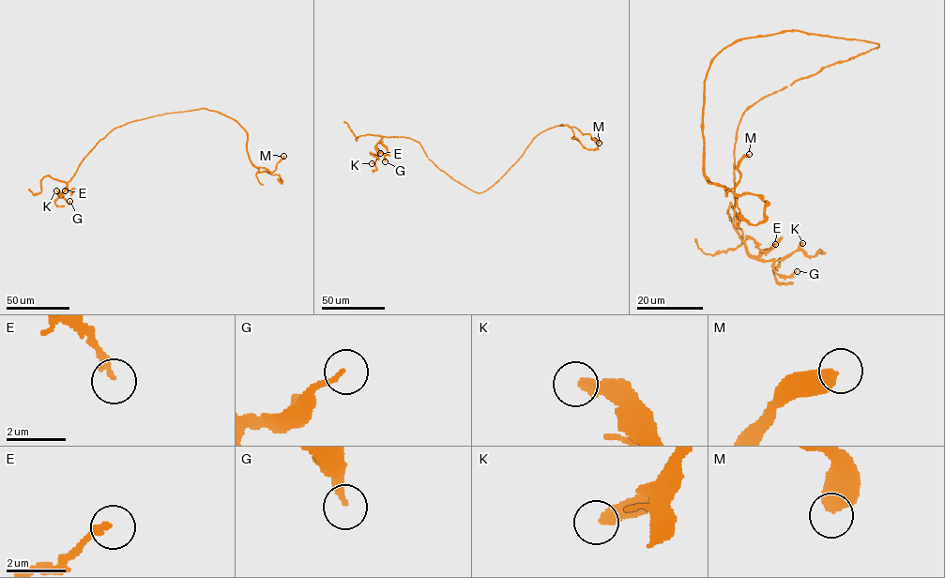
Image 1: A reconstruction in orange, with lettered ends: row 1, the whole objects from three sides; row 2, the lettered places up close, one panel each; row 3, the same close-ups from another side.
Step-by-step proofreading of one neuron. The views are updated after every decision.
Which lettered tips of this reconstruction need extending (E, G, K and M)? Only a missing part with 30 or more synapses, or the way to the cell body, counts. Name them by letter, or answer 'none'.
none

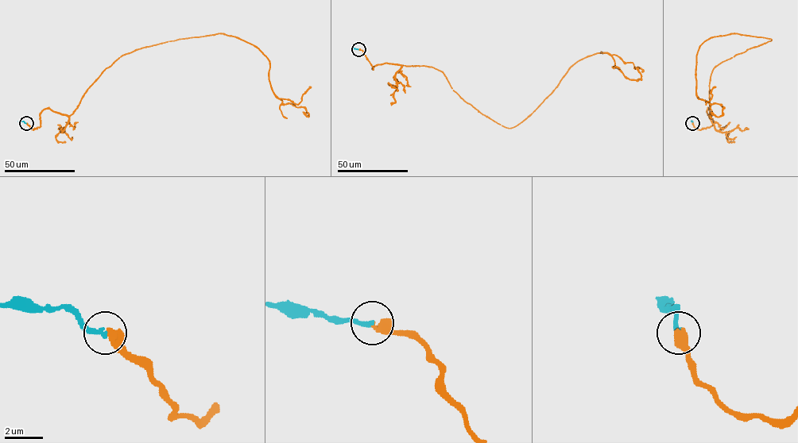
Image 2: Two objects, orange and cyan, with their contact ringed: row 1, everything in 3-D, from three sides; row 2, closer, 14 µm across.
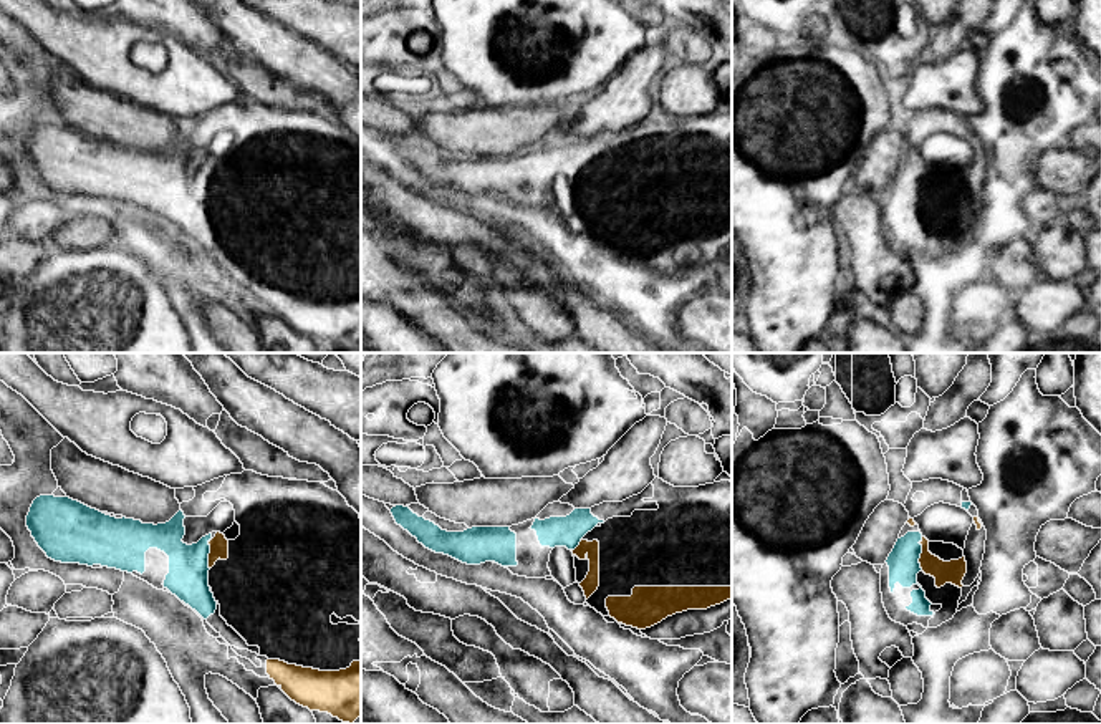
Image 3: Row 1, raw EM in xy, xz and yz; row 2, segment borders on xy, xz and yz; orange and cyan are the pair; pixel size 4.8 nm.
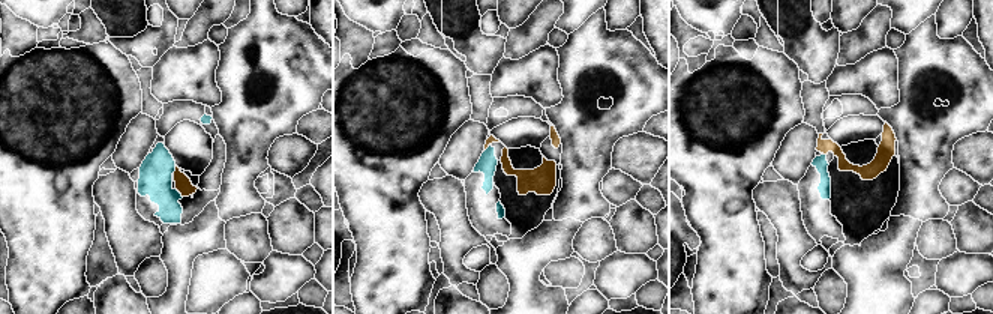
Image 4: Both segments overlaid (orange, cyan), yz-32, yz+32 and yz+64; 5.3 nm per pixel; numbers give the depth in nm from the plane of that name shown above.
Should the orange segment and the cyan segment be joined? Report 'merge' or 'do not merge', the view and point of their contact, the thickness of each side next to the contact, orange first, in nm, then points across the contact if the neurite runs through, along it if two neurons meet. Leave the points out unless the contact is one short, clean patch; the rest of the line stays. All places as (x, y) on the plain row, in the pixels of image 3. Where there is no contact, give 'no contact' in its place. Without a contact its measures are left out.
merge; contact xy (209, 184); calibres 100 and 200 nm; way xy (219, 174), (209, 184), (187, 207)

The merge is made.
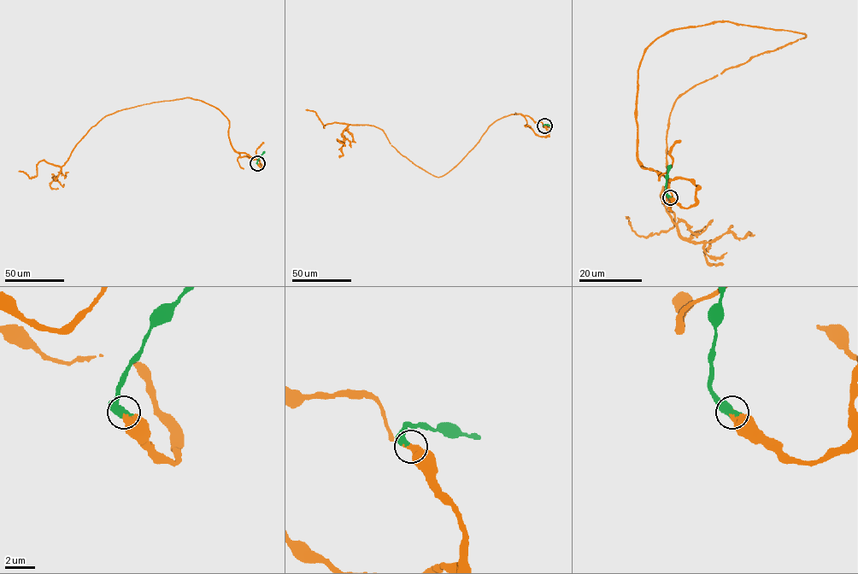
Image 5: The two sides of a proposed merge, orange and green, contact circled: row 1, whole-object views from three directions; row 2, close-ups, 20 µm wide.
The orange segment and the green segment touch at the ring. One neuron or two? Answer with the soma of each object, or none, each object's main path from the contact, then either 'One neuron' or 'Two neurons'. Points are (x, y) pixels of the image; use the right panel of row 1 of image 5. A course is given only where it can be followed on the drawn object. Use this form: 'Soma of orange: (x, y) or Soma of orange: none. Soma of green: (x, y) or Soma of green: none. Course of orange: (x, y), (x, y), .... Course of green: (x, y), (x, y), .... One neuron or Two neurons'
Soma of orange: none. Soma of green: none. Course of orange: (670, 197), (697, 187), (638, 160), (644, 49), (720, 20), (804, 34), (678, 98), (673, 225), (625, 218). Course of green: (670, 197), (666, 188), (670, 165). Two neurons

